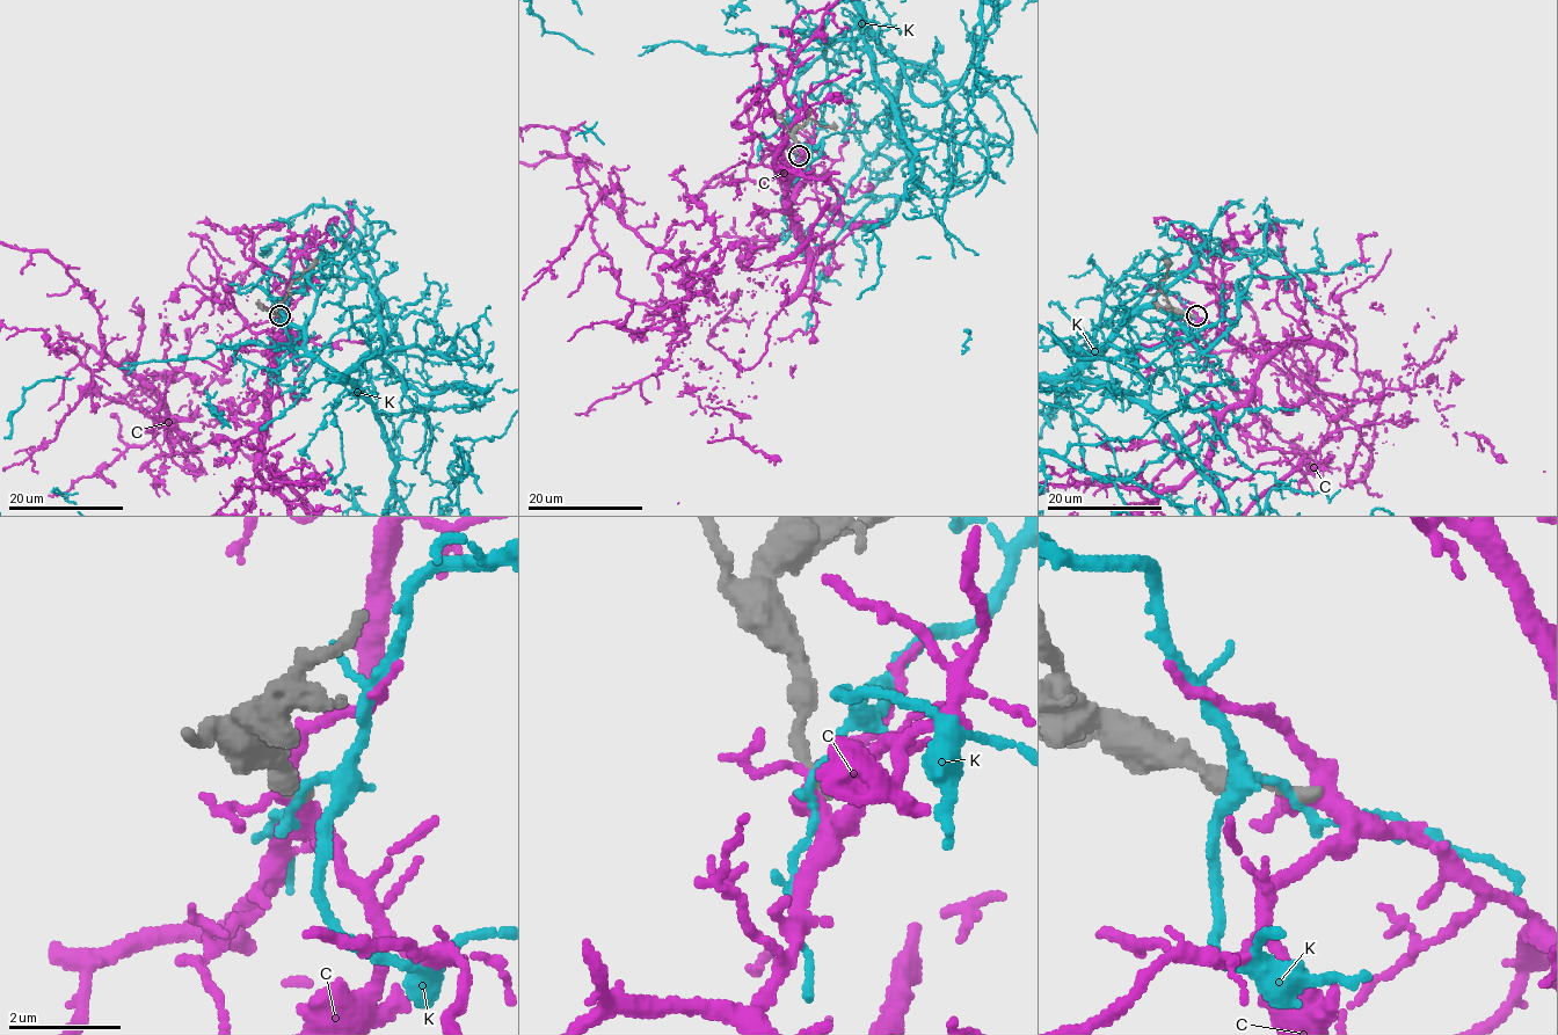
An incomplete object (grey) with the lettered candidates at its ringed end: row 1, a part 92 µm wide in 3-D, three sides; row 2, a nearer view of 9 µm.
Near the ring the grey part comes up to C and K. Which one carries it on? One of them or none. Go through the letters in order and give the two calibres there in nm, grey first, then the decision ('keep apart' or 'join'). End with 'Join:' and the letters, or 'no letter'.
C: calibres 240 and 280 nm; keep apart
K: calibres 240 and 140 nm; keep apart
Join: no letter

